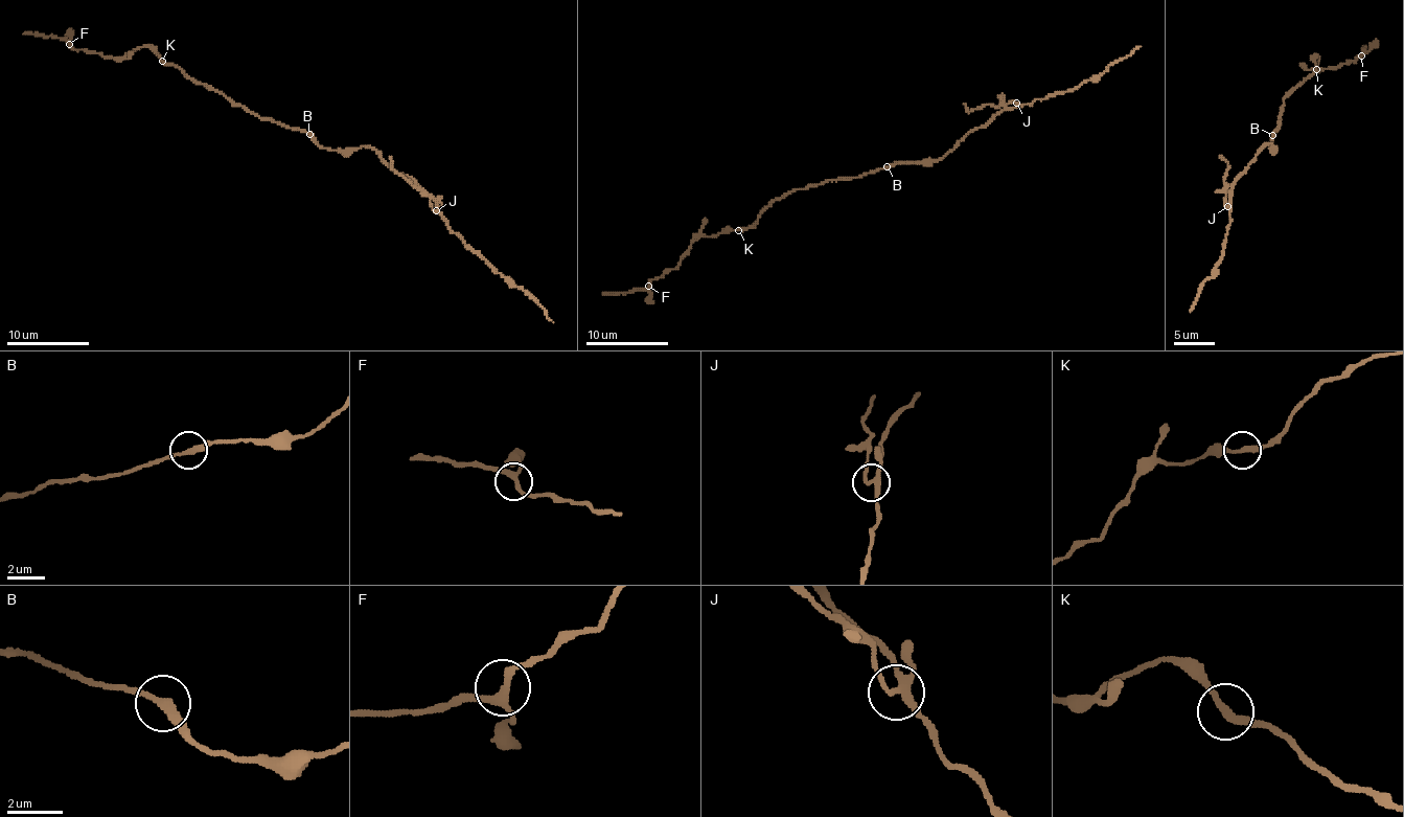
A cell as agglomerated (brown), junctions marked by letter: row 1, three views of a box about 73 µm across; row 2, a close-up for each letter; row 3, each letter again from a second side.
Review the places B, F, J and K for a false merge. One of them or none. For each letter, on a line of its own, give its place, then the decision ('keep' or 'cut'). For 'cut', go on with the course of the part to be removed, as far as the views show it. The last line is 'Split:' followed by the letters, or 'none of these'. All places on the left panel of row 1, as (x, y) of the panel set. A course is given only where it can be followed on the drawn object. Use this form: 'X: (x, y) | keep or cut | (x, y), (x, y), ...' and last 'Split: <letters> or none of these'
B: (309, 134) | keep
F: (69, 44) | keep
J: (436, 210) | cut | (436, 210), (428, 196), (392, 167), (389, 157)
K: (162, 61) | keep
Split: J

